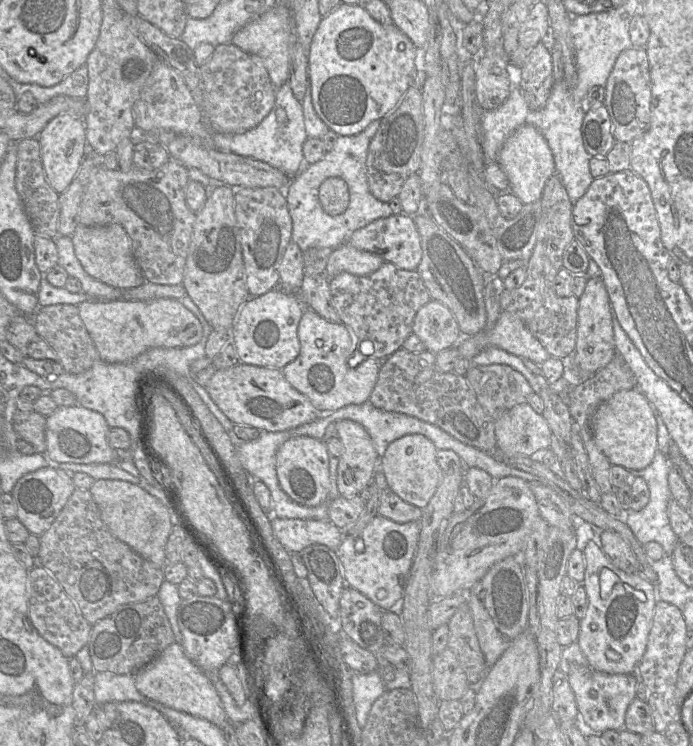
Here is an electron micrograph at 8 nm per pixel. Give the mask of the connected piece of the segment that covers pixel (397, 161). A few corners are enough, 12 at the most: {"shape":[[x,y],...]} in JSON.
{"shape":[[411,85],[368,148],[368,186],[389,203],[419,172],[422,91]]}

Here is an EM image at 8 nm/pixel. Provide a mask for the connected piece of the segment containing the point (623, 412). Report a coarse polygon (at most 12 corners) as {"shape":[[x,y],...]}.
{"shape":[[618,391],[592,415],[612,465],[642,470],[658,444],[651,404]]}

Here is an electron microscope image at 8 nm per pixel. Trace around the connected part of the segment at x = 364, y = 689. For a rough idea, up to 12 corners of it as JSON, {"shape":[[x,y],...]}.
{"shape":[[379,669],[352,673],[358,724],[363,729],[375,700],[385,691]]}

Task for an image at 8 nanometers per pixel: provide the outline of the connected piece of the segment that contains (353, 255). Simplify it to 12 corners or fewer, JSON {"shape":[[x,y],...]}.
{"shape":[[343,243],[331,251],[328,280],[342,272],[366,276],[378,270],[378,254]]}

